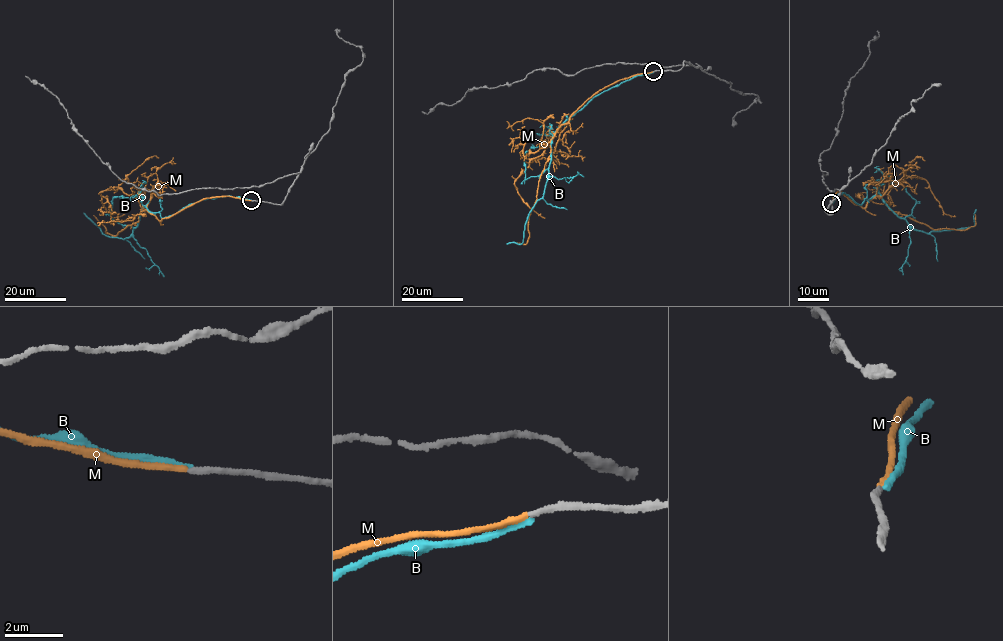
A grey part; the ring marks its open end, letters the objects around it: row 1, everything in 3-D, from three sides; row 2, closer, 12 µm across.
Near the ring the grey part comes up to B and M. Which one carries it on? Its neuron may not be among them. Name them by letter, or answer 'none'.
M

